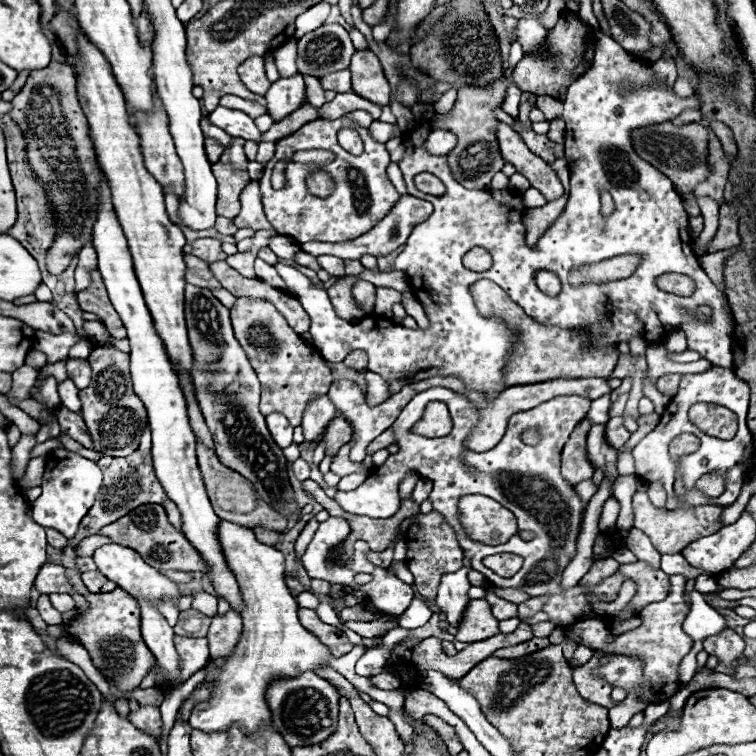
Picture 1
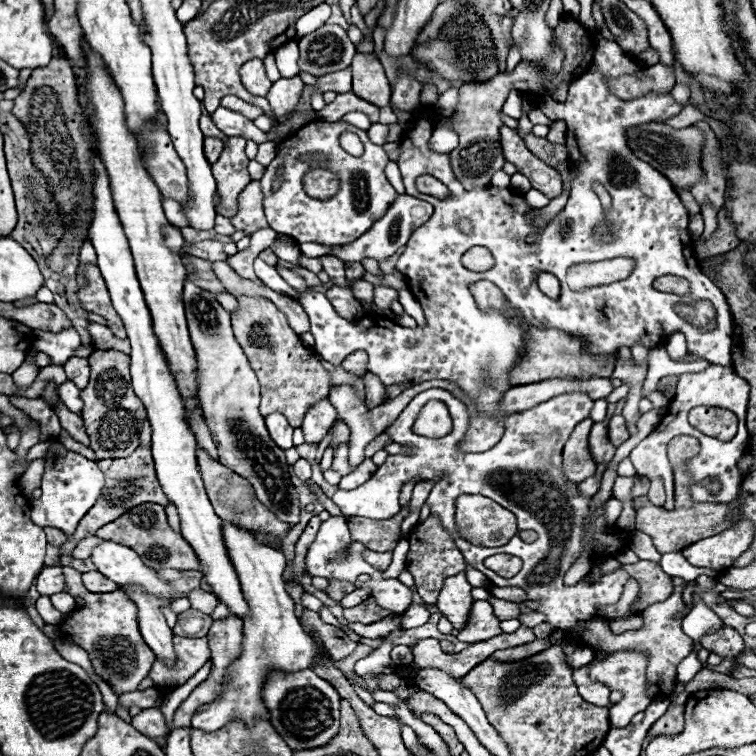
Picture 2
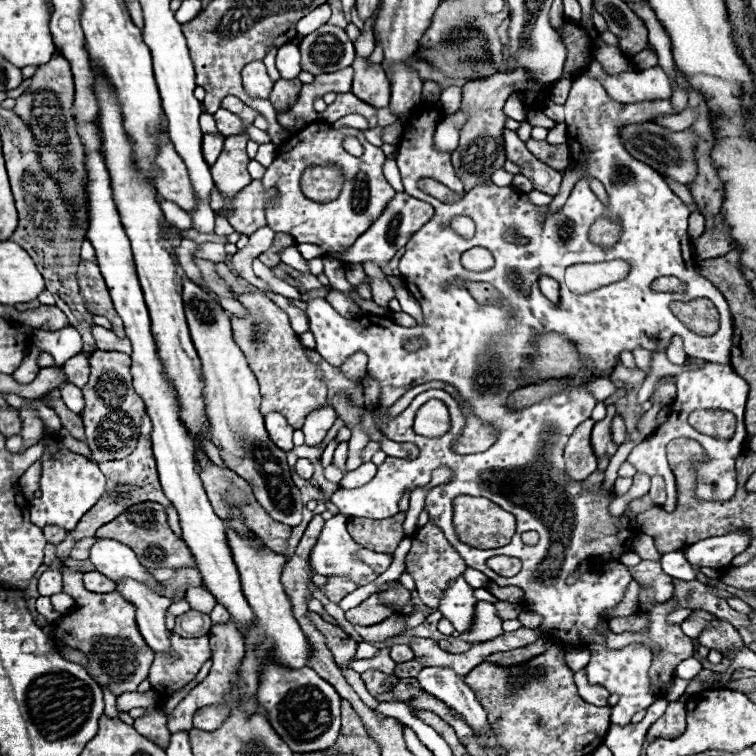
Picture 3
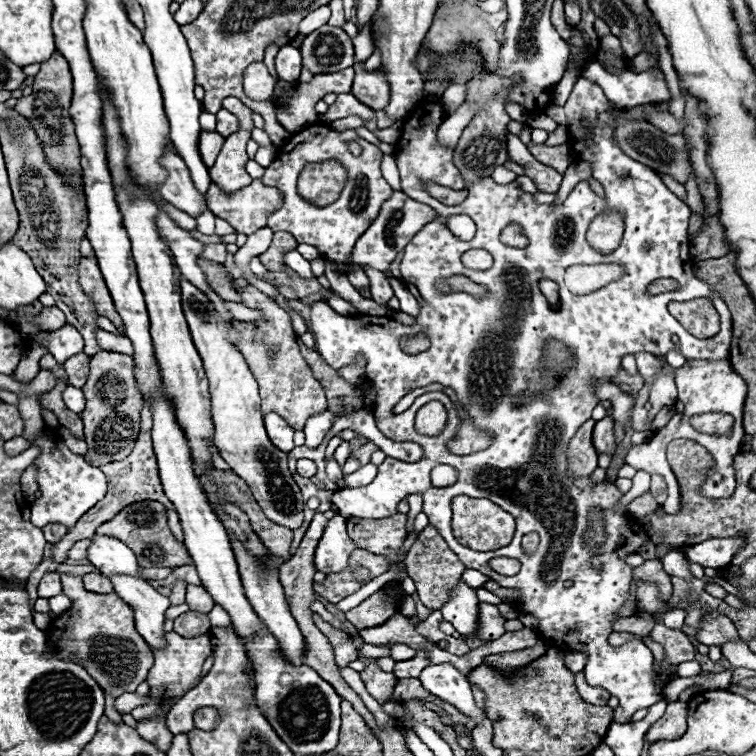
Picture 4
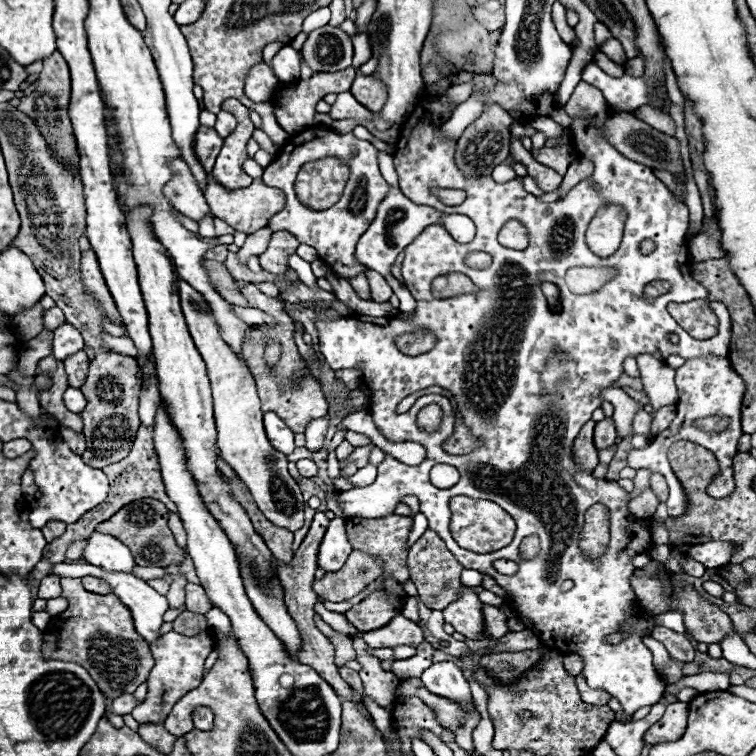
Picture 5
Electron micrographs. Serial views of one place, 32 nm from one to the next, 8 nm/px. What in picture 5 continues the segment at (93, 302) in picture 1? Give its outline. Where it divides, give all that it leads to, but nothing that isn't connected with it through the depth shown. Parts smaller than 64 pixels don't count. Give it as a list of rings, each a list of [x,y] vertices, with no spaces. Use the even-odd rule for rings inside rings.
[[[92,248],[82,252],[80,272],[82,272],[82,280],[84,280],[86,288],[88,288],[88,292],[92,292],[96,296],[100,306],[106,310],[108,318],[114,320],[114,324],[122,324],[122,318],[120,318],[120,314],[116,310],[116,304],[114,304],[114,300],[112,300],[112,296],[110,296],[110,292],[106,288],[104,276],[100,272],[100,266],[98,266],[98,260],[96,260],[96,254],[94,254]]]

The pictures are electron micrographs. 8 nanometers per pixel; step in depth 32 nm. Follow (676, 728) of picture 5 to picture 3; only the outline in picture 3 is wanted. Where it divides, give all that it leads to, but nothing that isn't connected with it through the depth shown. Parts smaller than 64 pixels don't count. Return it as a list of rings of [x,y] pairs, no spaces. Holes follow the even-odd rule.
[[[670,702],[666,714],[648,730],[646,738],[656,740],[658,736],[678,736],[686,728],[686,704]]]

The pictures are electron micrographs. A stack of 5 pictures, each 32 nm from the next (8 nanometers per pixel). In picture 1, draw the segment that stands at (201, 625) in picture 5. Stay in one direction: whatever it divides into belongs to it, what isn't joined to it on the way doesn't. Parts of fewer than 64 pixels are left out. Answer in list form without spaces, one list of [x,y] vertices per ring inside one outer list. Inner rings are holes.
[[[190,608],[180,612],[178,624],[174,626],[174,632],[186,637],[206,637],[211,620],[210,617]]]

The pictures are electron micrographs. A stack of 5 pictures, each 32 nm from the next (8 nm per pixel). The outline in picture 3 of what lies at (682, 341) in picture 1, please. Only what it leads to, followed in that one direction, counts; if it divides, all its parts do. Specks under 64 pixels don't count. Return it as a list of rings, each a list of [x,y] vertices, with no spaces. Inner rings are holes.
[[[680,336],[672,338],[672,344],[670,344],[670,350],[666,350],[666,356],[676,366],[682,366],[686,362],[686,354],[682,350],[682,338]]]

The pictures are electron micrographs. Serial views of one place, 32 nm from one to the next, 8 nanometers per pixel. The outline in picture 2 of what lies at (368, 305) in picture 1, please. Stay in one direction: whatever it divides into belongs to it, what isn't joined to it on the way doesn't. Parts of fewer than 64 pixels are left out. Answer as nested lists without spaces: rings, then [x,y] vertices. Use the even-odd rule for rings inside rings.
[[[358,280],[356,284],[352,284],[352,292],[360,302],[372,302],[374,300],[374,292],[372,292],[372,284],[366,280]]]

